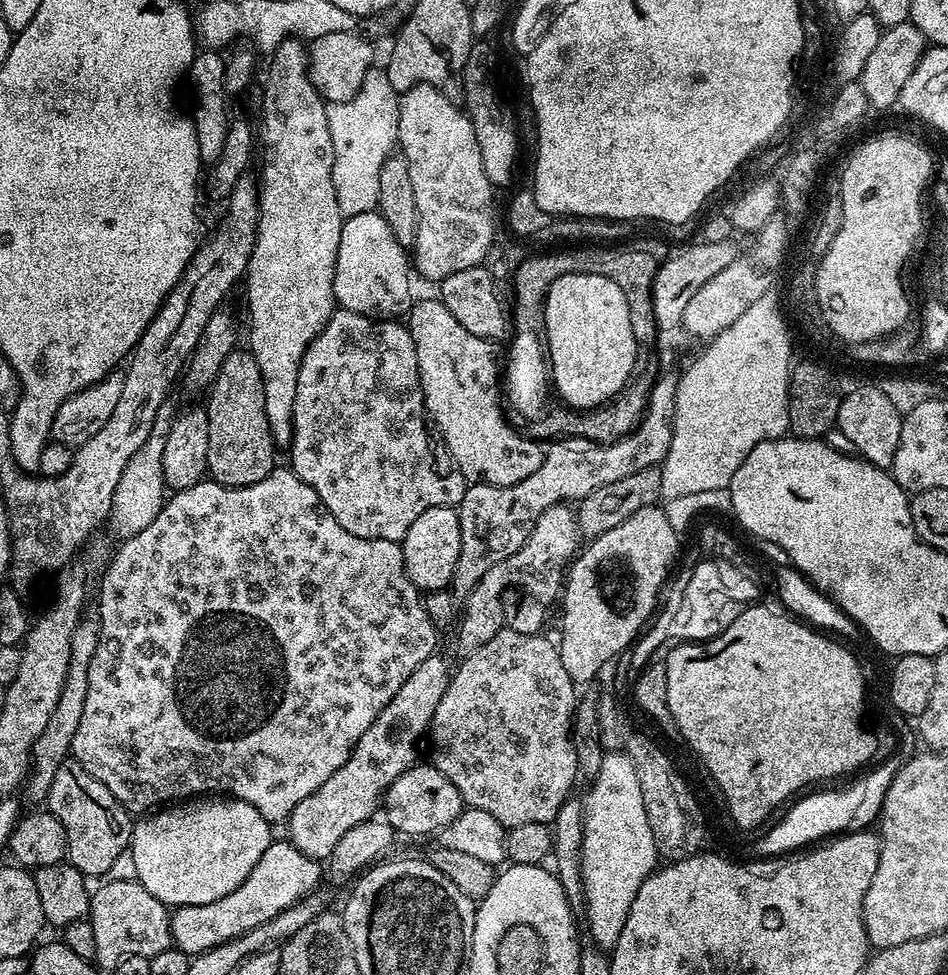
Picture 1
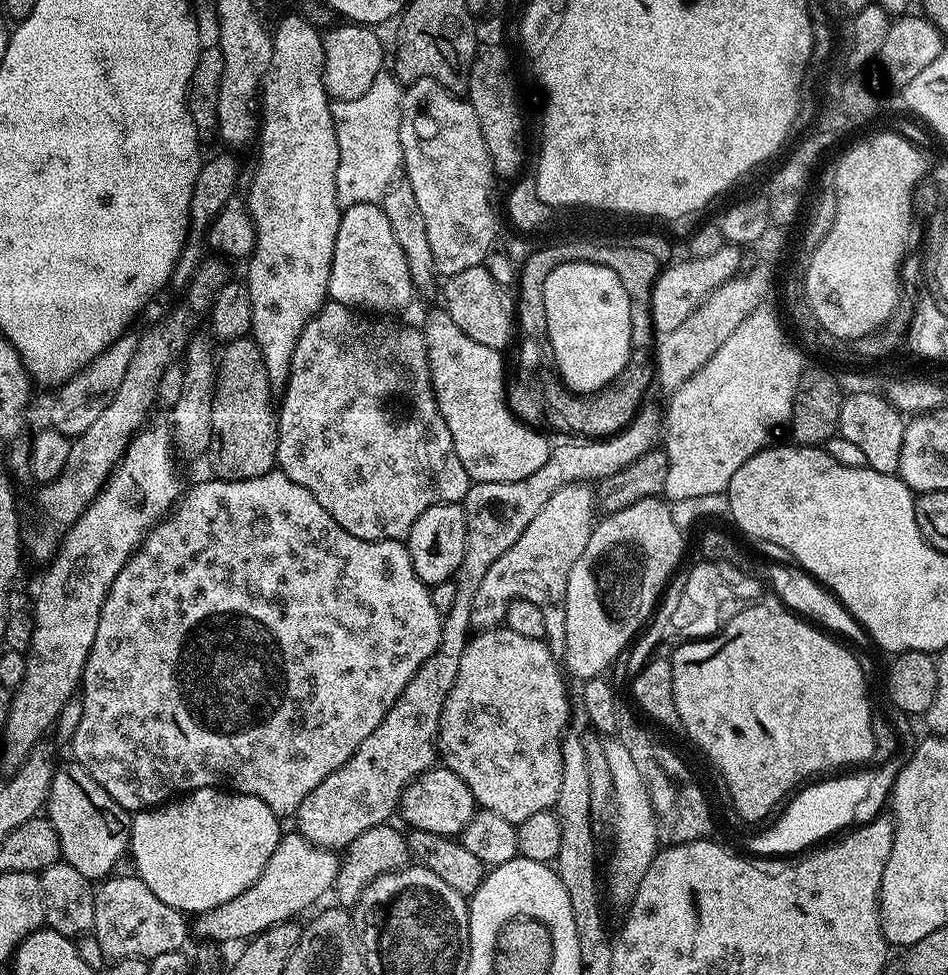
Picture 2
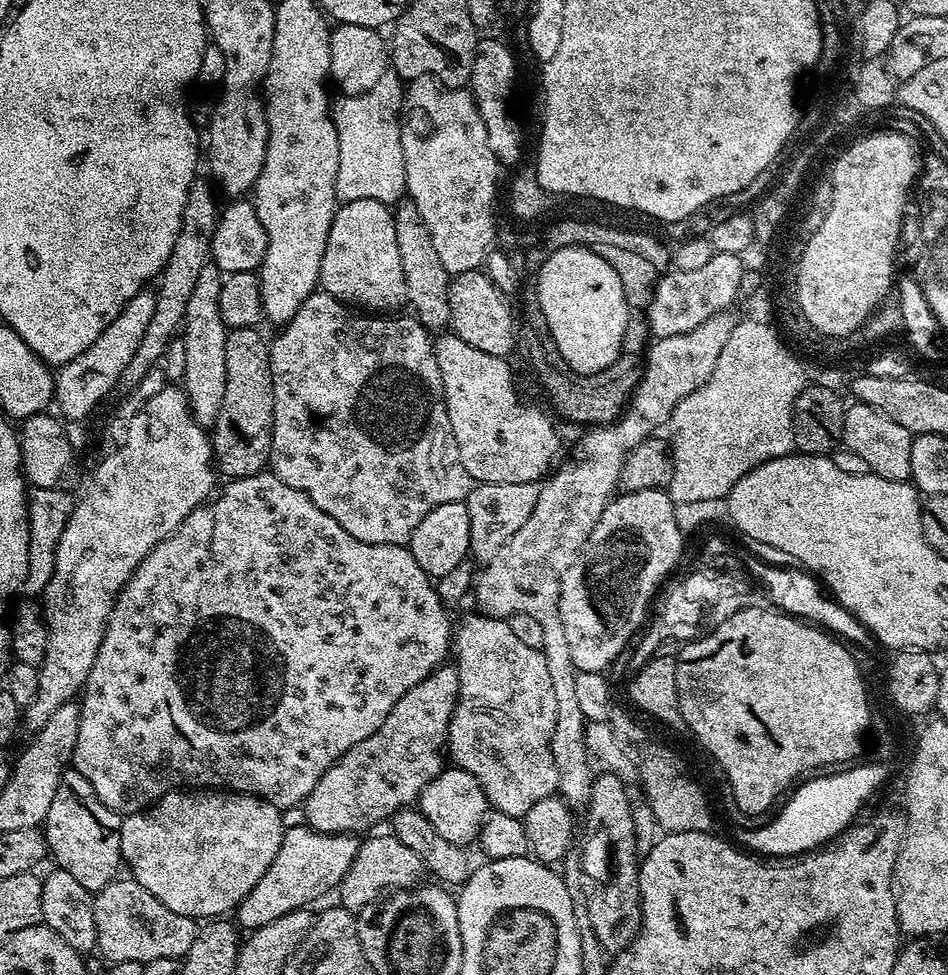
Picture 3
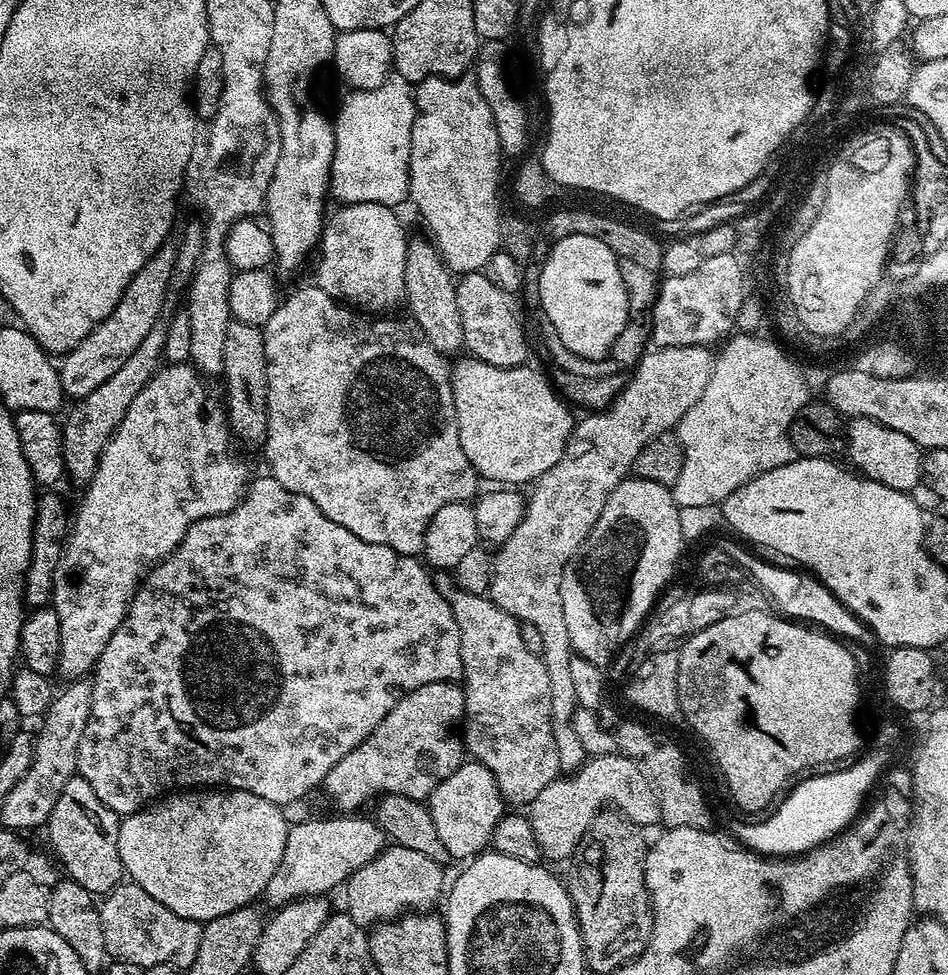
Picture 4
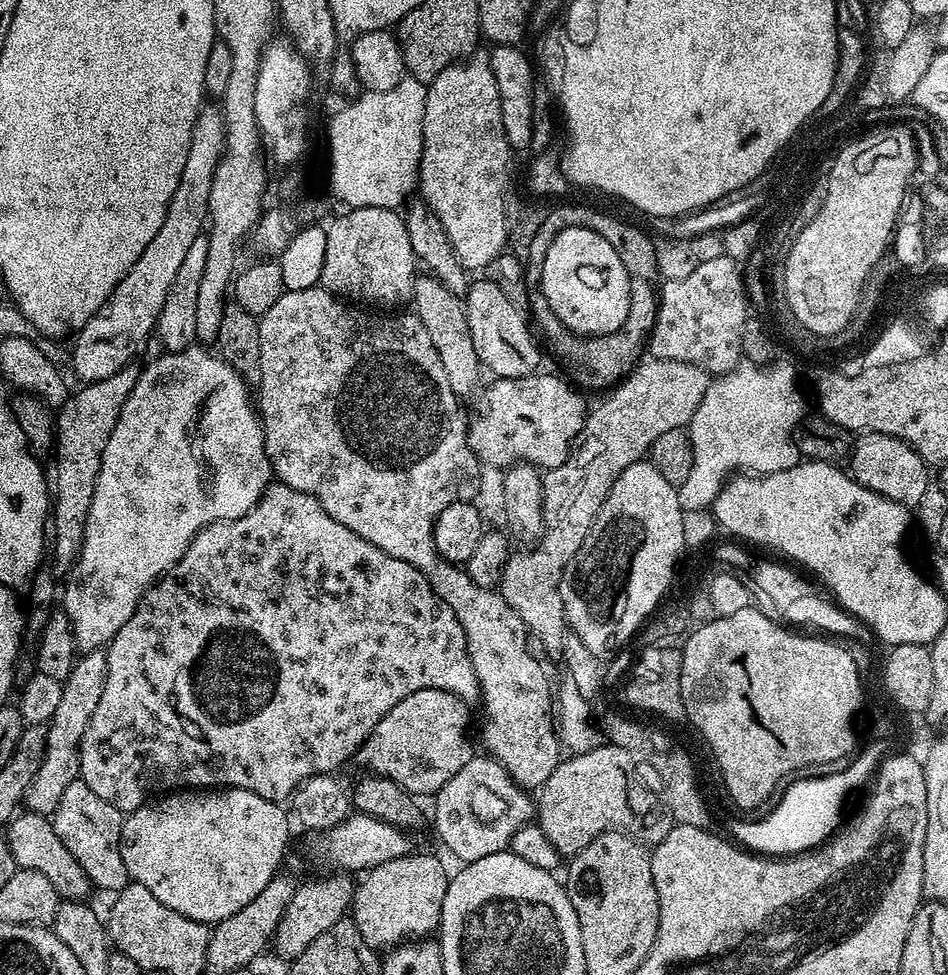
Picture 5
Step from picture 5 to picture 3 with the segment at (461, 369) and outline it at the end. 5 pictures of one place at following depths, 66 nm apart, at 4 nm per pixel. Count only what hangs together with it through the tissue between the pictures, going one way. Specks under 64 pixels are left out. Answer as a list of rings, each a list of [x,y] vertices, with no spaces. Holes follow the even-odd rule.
[[[404,198],[394,208],[394,231],[398,242],[398,251],[402,260],[402,272],[405,275],[407,303],[412,308],[417,320],[429,330],[444,330],[449,327],[450,294],[448,282],[450,273],[442,266],[442,257],[434,247],[434,238],[430,238],[430,230],[426,230],[426,222],[422,214],[418,214],[418,206]]]

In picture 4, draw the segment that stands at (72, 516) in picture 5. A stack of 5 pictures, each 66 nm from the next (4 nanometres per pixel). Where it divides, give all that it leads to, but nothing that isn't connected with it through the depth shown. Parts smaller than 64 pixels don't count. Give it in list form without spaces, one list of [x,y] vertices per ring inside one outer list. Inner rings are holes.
[[[158,322],[142,338],[142,343],[98,390],[90,390],[90,394],[79,397],[72,409],[67,409],[68,417],[62,420],[62,435],[64,438],[64,471],[67,479],[73,480],[79,486],[87,486],[94,478],[96,467],[100,461],[100,455],[104,453],[104,447],[110,442],[110,438],[116,432],[116,427],[126,418],[126,410],[130,410],[130,402],[138,398],[142,386],[150,382],[152,375],[161,368],[164,347],[166,346],[166,334],[168,325],[164,322]]]

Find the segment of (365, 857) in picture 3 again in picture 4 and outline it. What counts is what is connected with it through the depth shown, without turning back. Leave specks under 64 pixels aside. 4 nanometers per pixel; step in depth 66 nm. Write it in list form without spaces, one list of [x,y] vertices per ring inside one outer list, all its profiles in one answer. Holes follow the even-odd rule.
[[[389,843],[362,870],[353,872],[346,881],[348,905],[346,911],[361,926],[375,926],[385,920],[411,913],[413,910],[432,910],[441,903],[446,892],[445,869],[434,858],[406,850],[406,846]]]

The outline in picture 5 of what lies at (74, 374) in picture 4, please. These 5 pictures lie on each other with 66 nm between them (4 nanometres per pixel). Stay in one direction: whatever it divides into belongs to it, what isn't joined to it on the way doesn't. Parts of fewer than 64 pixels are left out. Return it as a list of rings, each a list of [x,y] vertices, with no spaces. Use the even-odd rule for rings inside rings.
[[[201,107],[200,117],[196,119],[190,138],[190,154],[186,158],[178,190],[174,190],[174,198],[170,198],[168,203],[168,213],[162,222],[162,230],[154,234],[150,246],[142,250],[138,262],[134,262],[126,278],[118,282],[118,286],[108,297],[108,303],[75,333],[72,368],[80,382],[110,378],[110,374],[122,370],[133,359],[136,347],[147,336],[153,335],[158,314],[162,314],[162,302],[166,302],[166,290],[170,290],[170,282],[174,282],[174,274],[178,274],[178,266],[182,266],[186,250],[190,250],[194,238],[202,234],[208,220],[210,182],[214,182],[214,170],[226,142],[223,111],[219,107],[208,107]]]

